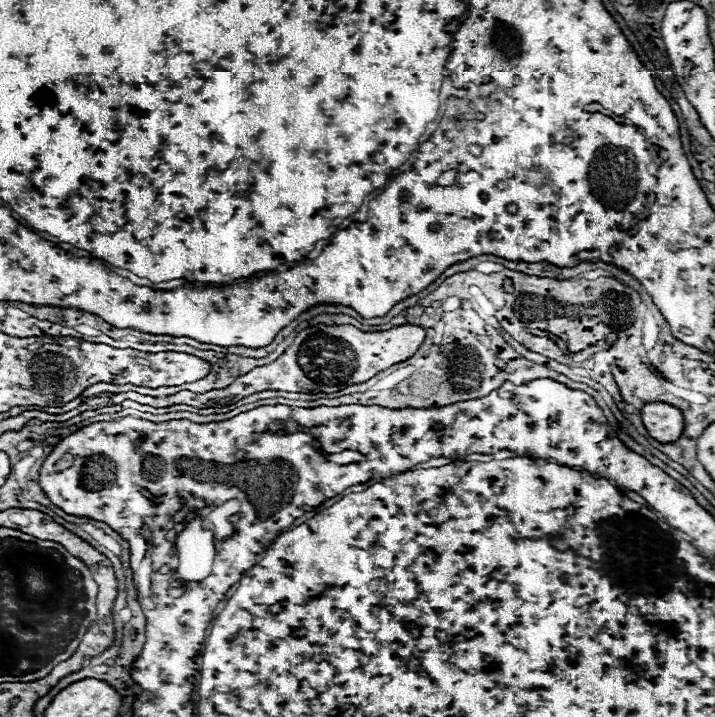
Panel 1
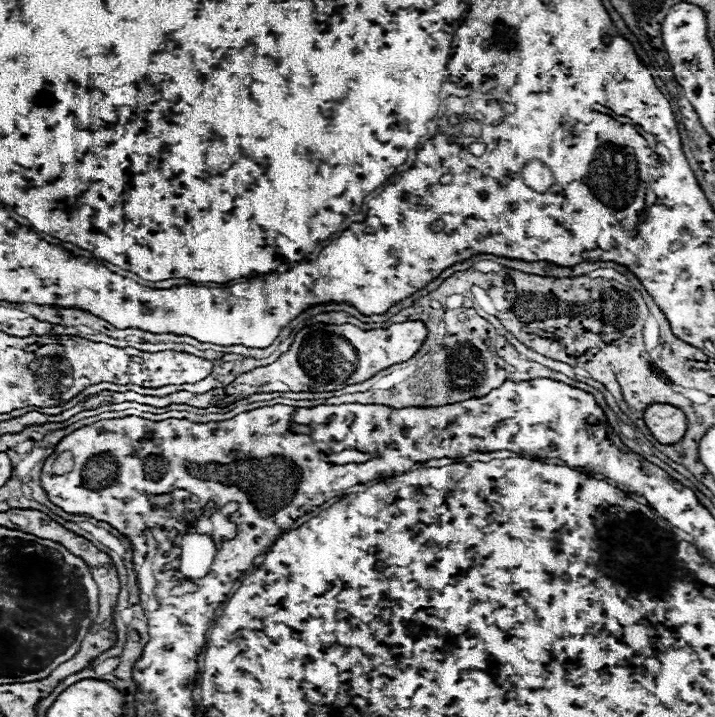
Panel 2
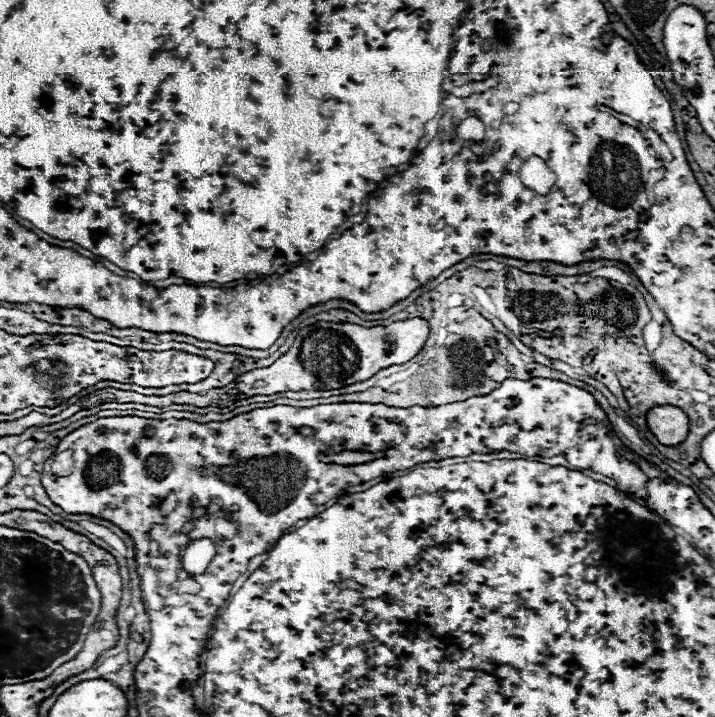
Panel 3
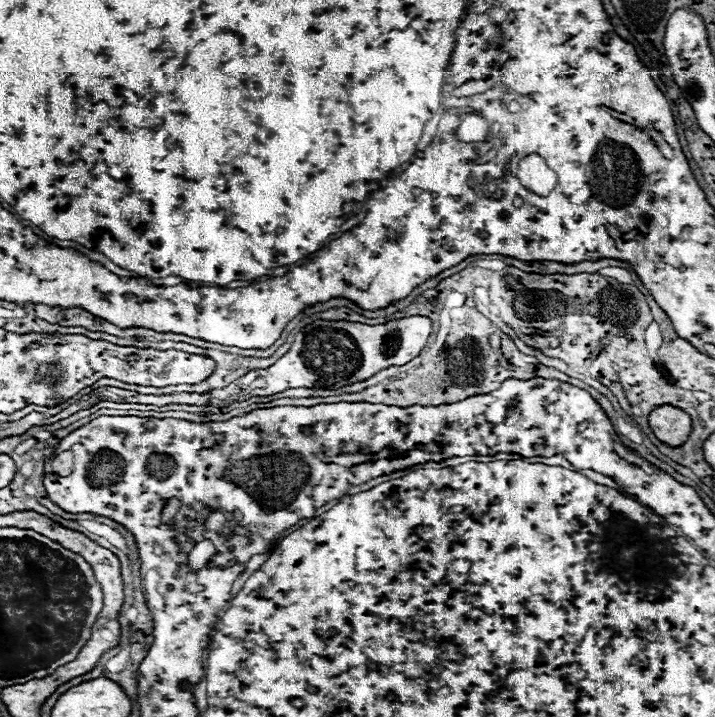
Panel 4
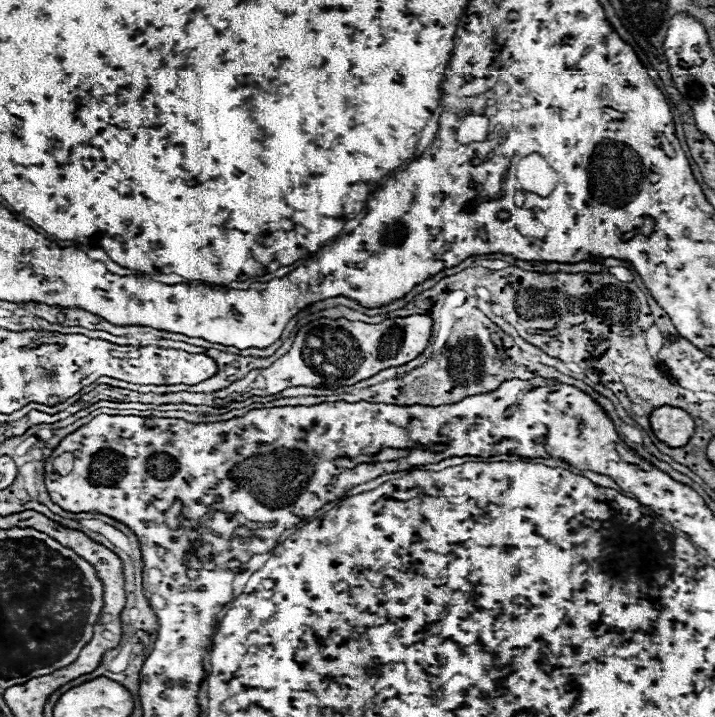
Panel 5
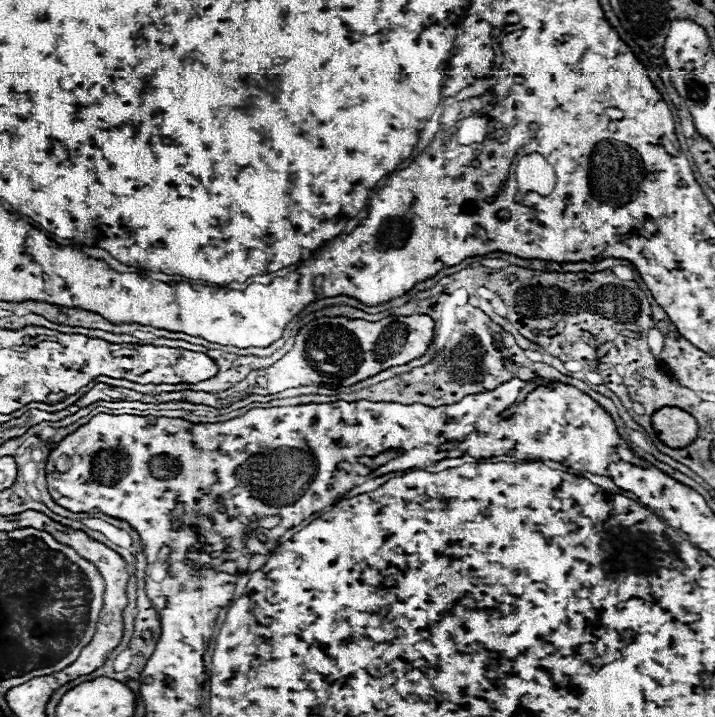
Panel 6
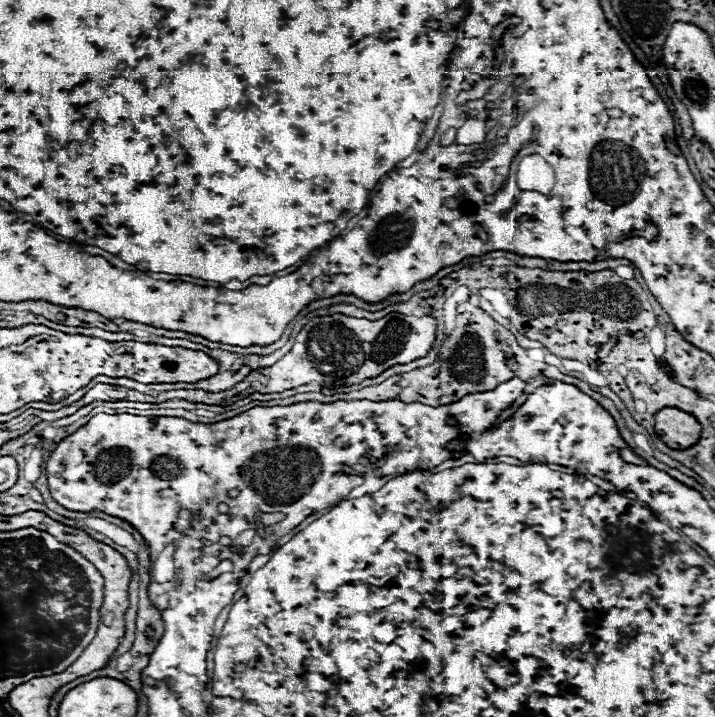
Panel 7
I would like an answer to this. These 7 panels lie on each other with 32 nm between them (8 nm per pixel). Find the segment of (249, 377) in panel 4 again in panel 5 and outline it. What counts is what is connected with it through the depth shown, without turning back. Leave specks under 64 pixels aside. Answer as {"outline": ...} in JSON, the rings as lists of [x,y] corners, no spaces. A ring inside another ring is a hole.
{"outline":[[[414,314],[406,318],[386,318],[380,324],[366,324],[360,320],[352,322],[346,318],[314,320],[300,328],[290,352],[276,360],[270,368],[252,370],[246,378],[234,382],[232,386],[218,392],[210,392],[212,406],[226,408],[232,402],[240,402],[250,396],[270,396],[292,386],[324,384],[330,386],[330,390],[336,390],[340,386],[352,386],[360,380],[378,374],[380,370],[386,370],[390,366],[402,366],[418,358],[428,346],[428,340],[432,336],[432,324],[432,318],[424,314]]]}

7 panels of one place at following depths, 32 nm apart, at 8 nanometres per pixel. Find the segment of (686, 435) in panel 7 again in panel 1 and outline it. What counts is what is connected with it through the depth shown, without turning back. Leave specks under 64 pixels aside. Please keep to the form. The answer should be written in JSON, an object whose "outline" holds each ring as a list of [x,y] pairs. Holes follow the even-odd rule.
{"outline":[[[664,402],[646,404],[642,408],[642,422],[648,434],[662,444],[676,442],[684,432],[684,414]]]}

